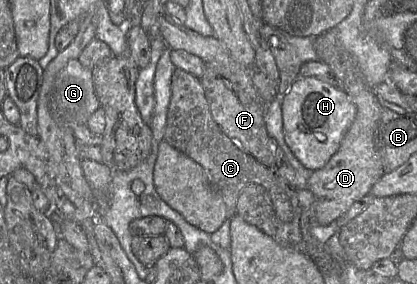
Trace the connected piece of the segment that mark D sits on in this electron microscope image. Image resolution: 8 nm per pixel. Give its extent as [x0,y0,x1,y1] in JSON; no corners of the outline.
[307,30,385,226]

